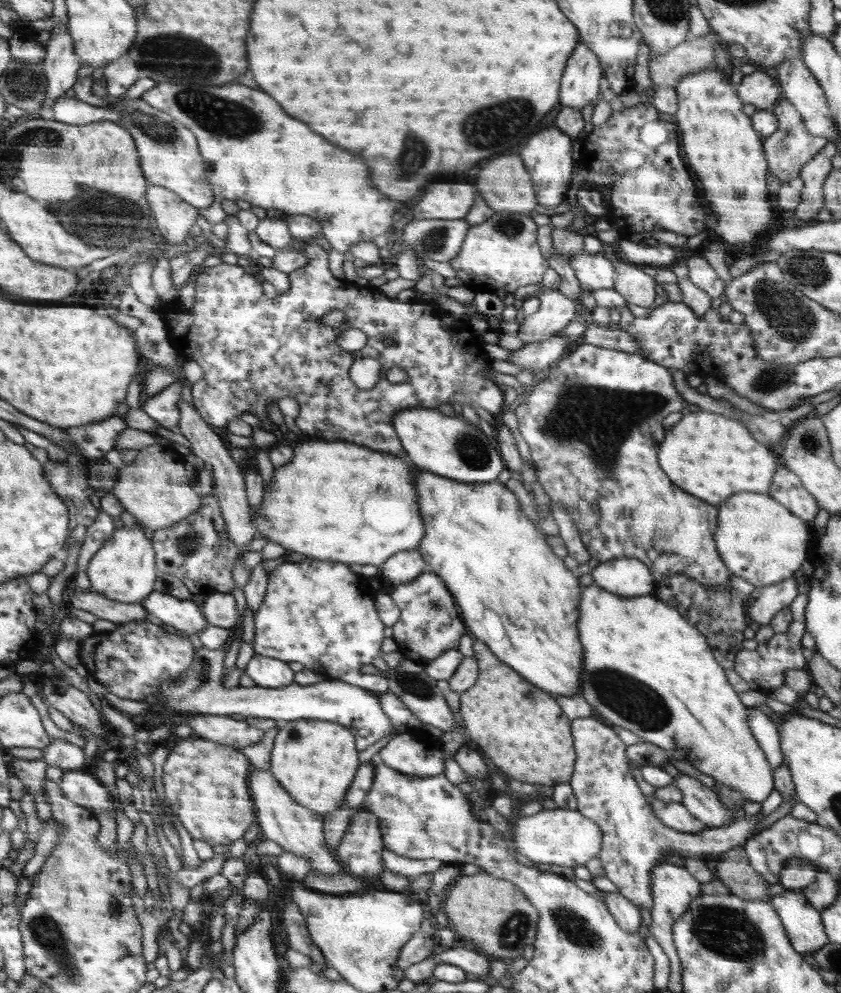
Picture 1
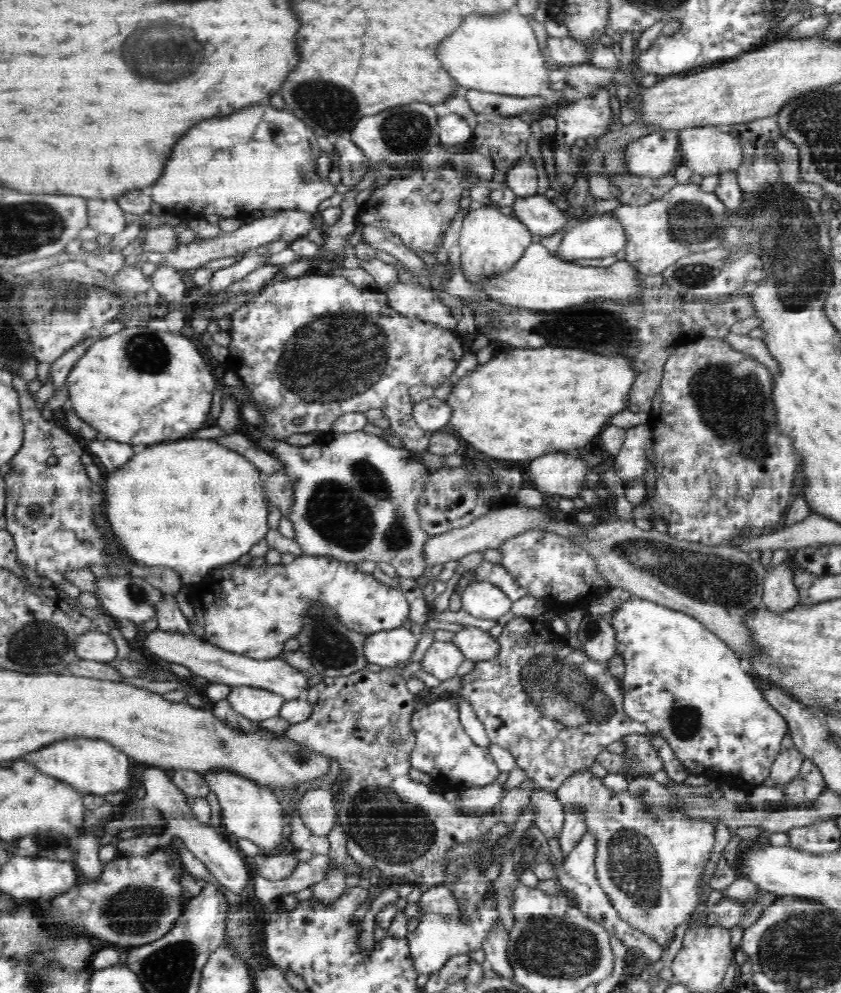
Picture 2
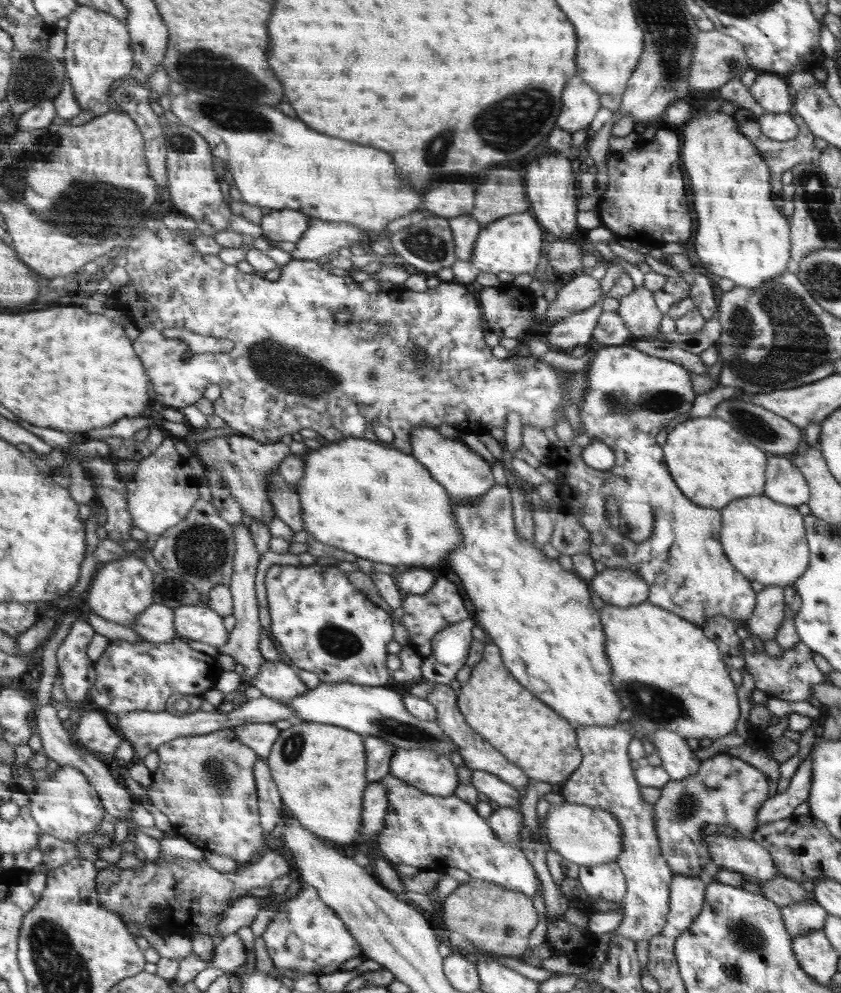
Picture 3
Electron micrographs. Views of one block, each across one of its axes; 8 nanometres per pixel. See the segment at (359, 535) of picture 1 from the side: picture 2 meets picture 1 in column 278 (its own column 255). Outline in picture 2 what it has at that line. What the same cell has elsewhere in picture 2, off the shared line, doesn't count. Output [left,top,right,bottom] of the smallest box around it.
[106,438,268,585]

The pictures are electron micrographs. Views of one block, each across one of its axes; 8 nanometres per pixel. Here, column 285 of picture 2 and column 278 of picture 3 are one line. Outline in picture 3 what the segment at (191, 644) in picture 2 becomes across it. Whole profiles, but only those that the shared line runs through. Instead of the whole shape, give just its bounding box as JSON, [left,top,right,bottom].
[249,661,308,701]

